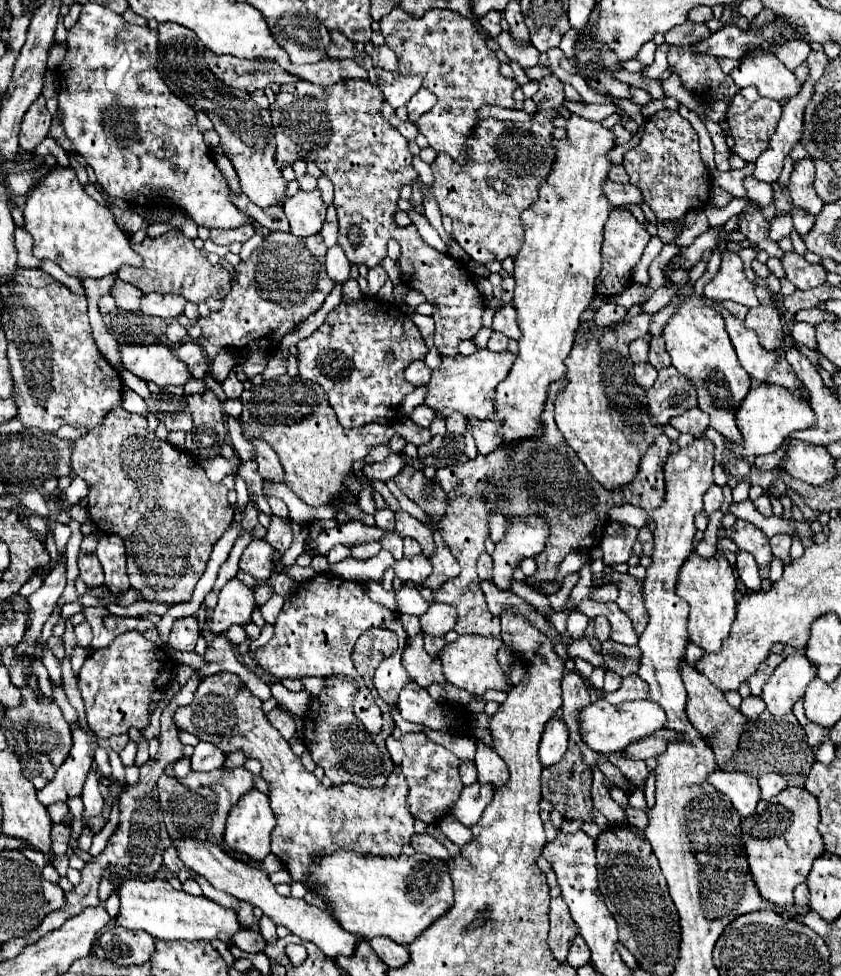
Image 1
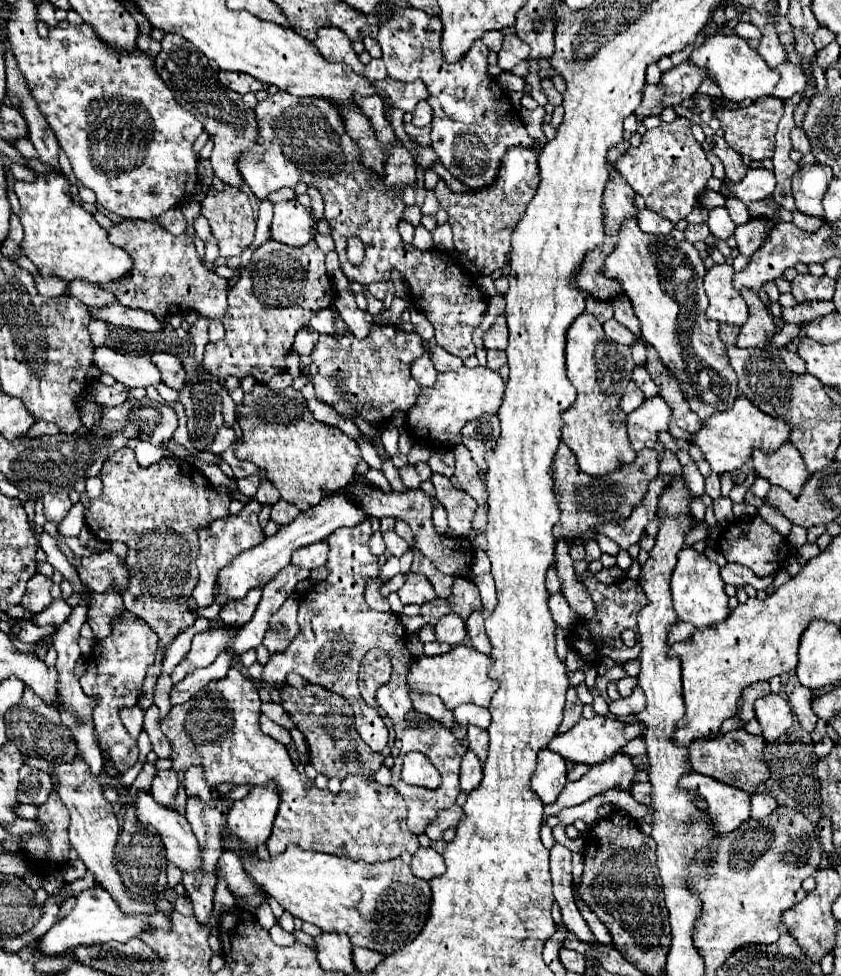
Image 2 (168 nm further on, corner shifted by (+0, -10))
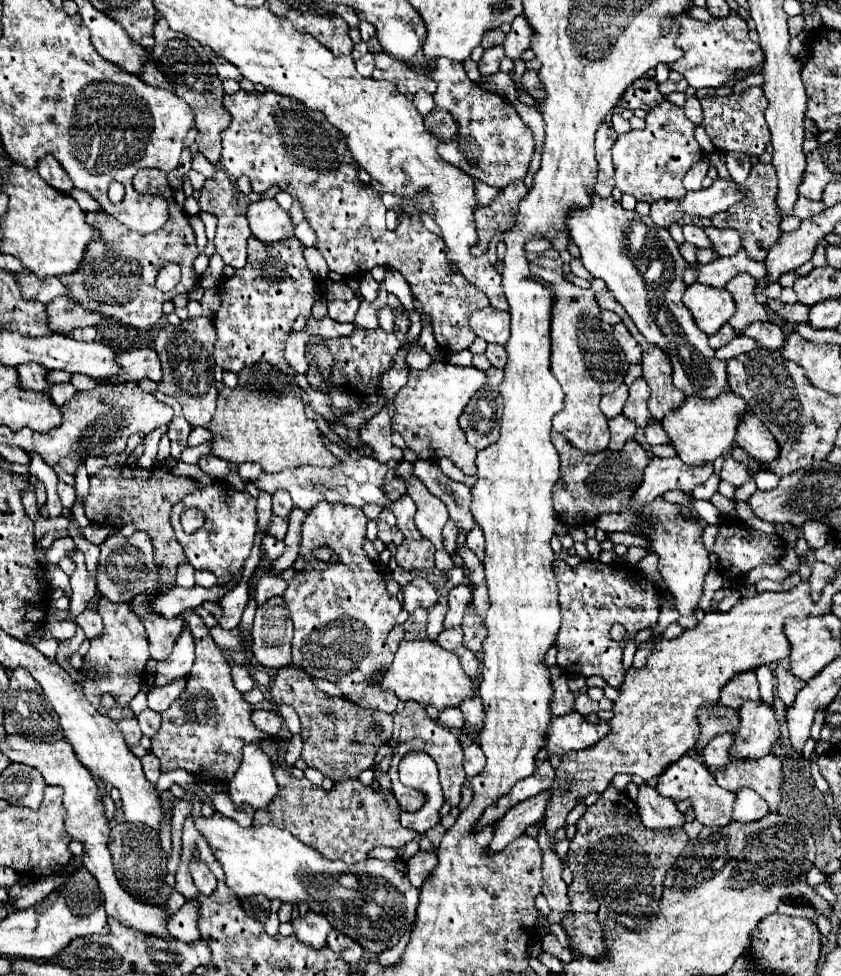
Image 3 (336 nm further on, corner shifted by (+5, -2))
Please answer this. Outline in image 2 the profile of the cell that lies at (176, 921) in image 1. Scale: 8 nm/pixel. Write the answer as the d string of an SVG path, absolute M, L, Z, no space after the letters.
M93 886L87 888L83 892L79 892L75 896L75 906L73 910L59 918L37 942L37 952L41 956L63 956L69 950L77 948L77 946L93 946L93 944L105 944L109 940L115 942L127 942L133 936L139 936L143 930L147 928L163 928L169 930L169 910L173 910L173 906L167 900L159 900L157 902L157 914L151 916L139 916L139 914L125 914L119 910L119 906L113 902L113 898L109 896L107 890L103 890L101 886Z

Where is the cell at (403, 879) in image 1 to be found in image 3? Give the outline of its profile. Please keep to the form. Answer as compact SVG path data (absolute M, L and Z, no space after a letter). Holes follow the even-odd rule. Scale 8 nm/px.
M214 814L212 818L196 818L198 830L208 838L208 844L212 846L216 858L220 860L224 874L226 874L226 884L228 888L238 896L238 898L248 898L252 894L264 894L268 900L280 900L282 904L290 906L300 906L306 904L314 914L322 914L328 918L328 922L342 934L348 934L354 938L362 948L380 954L398 944L398 940L408 934L410 924L414 922L416 908L418 908L418 888L408 882L406 870L402 866L396 866L396 862L382 862L382 860L362 860L352 866L340 862L340 860L328 860L324 858L318 850L306 846L298 838L294 838L288 830L280 830L274 826L262 826L262 828L242 828L236 820L226 818L222 814ZM352 872L356 880L360 880L360 894L362 900L354 902L348 900L348 888L344 888L338 882L338 876ZM322 874L328 874L328 880L322 884Z

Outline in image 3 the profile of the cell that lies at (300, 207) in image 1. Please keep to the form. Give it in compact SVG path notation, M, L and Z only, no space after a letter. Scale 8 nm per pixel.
M276 200L252 202L248 208L248 224L252 236L260 238L262 242L278 242L284 238L292 238L296 228L290 212L280 208Z

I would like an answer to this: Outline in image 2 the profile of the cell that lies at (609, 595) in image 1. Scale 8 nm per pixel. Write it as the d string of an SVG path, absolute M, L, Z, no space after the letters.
M571 540L557 542L557 576L561 580L561 594L569 602L569 606L579 614L579 618L591 618L595 614L595 604L589 598L589 592L575 580L569 566L573 566L573 558L569 556Z

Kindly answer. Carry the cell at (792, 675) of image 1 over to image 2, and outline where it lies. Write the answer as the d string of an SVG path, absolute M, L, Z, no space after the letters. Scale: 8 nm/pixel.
M767 694L755 702L755 718L763 730L767 744L777 742L793 724L793 714L787 700L779 694Z

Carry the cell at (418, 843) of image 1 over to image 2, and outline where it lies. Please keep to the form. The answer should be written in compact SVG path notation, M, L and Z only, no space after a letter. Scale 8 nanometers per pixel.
M419 848L419 850L413 854L411 870L413 870L413 874L415 874L417 878L431 880L431 878L435 878L435 876L445 874L445 862L443 862L443 856L437 854L433 848Z

